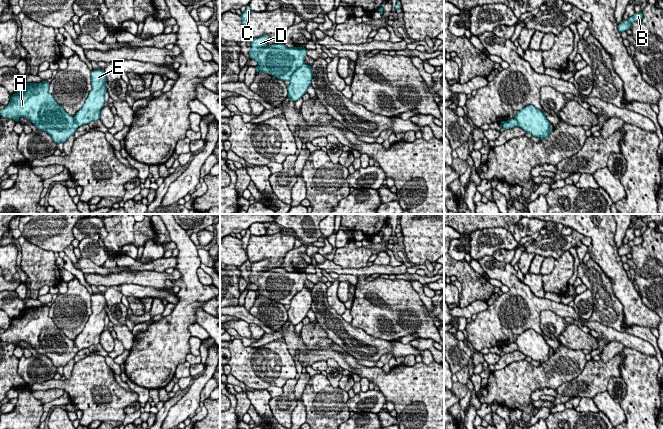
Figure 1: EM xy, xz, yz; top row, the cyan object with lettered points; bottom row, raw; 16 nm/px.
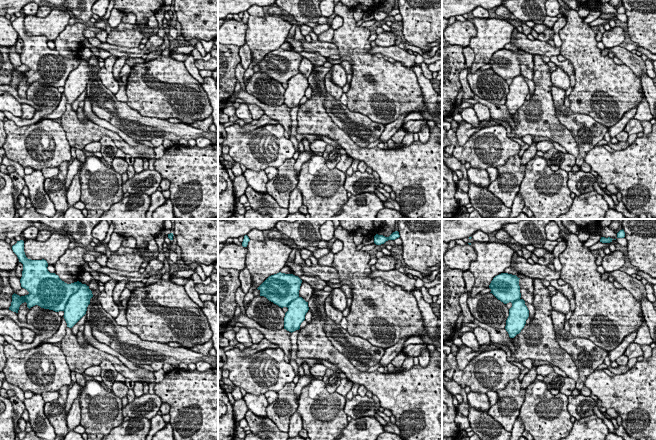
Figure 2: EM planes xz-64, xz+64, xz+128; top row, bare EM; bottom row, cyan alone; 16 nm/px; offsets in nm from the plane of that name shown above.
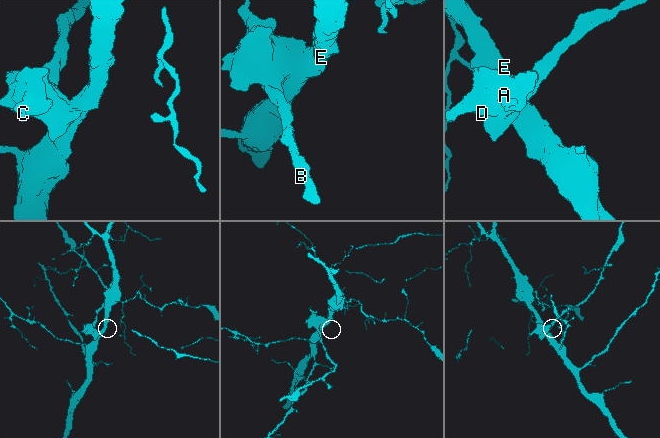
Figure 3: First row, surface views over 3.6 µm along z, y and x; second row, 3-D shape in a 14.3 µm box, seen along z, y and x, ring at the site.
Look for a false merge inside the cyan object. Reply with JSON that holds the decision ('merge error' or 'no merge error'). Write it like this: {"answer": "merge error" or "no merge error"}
{"answer": "merge error"}

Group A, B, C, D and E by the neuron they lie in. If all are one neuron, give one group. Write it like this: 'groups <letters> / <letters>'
groups A B C D / E

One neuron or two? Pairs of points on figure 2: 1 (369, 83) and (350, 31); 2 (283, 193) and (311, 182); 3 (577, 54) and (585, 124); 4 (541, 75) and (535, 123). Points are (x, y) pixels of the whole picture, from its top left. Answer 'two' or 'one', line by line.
1: one
2: two
3: two
4: one

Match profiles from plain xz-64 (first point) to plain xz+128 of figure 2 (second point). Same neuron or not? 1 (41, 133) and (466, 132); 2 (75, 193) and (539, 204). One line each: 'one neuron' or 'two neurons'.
1: two neurons
2: two neurons

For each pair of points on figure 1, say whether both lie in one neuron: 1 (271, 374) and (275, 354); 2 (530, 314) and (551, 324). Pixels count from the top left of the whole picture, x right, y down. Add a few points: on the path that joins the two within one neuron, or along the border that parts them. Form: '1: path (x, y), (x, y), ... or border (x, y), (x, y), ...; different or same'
1: path (271, 369), (273, 359); same
2: border (549, 309), (540, 313), (540, 329), (545, 337); different

